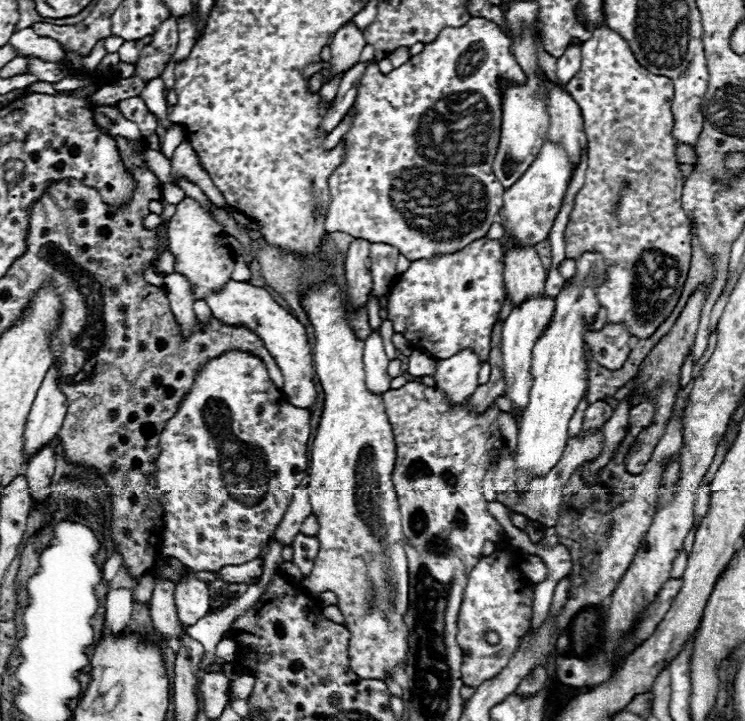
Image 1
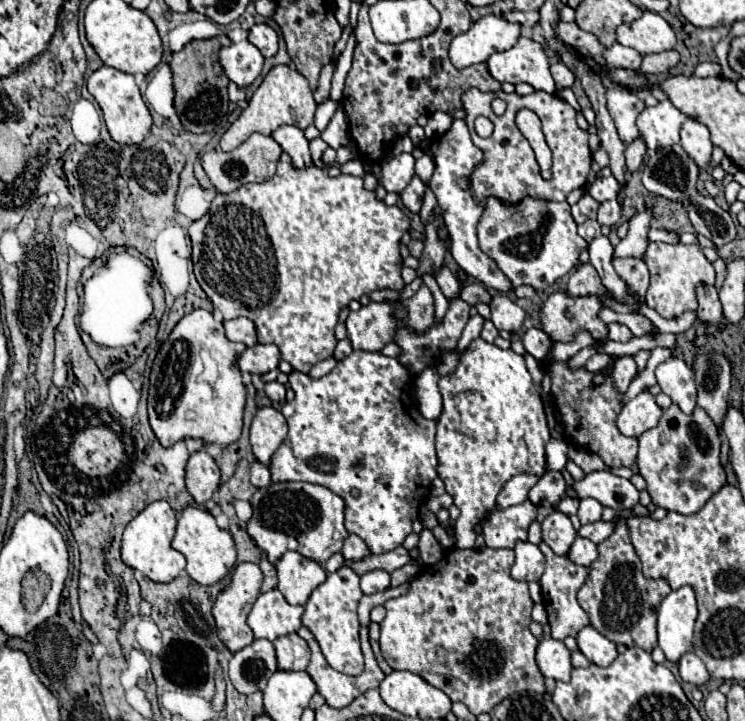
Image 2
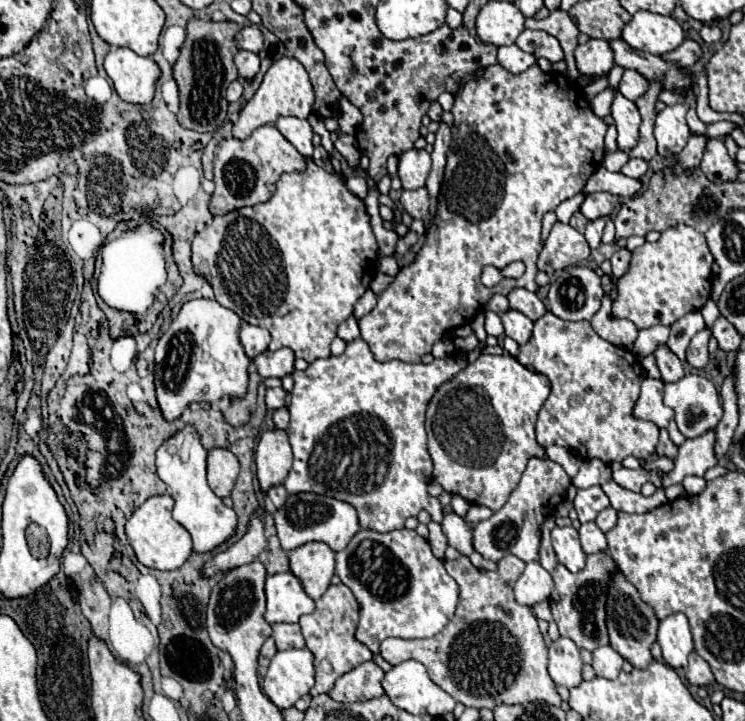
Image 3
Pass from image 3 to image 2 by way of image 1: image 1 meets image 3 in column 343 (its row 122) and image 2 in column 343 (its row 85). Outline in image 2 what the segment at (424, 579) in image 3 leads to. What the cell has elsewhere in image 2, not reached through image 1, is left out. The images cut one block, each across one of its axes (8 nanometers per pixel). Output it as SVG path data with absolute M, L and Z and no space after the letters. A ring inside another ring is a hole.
M350 534L350 536L344 540L342 554L344 554L346 560L360 560L362 556L368 556L370 550L366 548L366 544L364 544L362 538L358 538L356 534Z

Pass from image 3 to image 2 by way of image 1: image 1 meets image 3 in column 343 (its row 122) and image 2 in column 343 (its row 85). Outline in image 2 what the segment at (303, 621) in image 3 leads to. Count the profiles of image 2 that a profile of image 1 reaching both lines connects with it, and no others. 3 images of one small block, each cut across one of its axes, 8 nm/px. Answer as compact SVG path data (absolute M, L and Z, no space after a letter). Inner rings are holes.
M342 566L338 572L328 574L326 582L320 584L312 592L312 596L308 598L308 602L304 606L304 616L302 616L302 624L306 628L310 628L310 632L318 640L328 664L334 670L350 674L350 676L360 674L364 668L364 658L362 658L360 638L358 638L360 624L358 624L358 616L356 616L360 598L362 598L362 590L360 590L358 574L354 574L354 570Z

